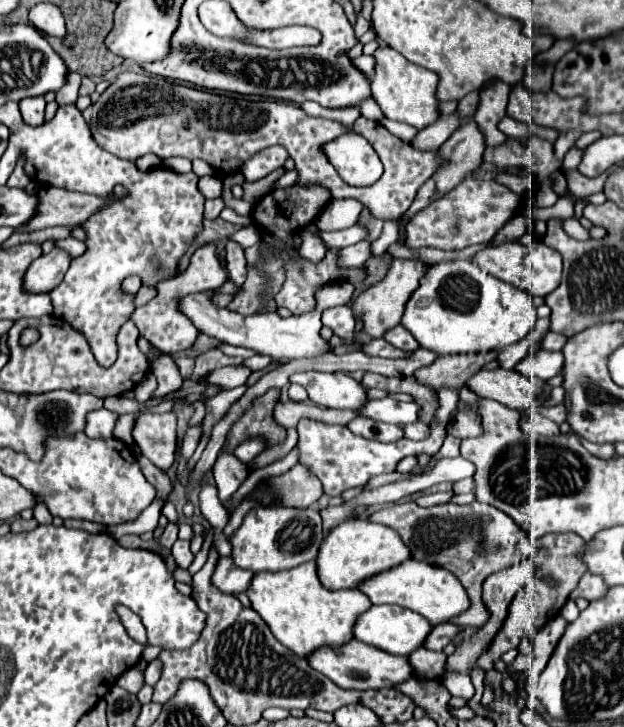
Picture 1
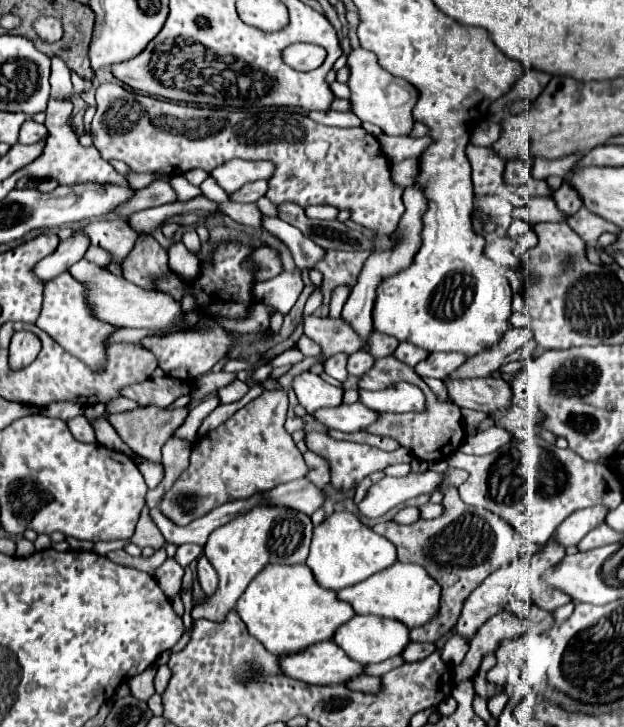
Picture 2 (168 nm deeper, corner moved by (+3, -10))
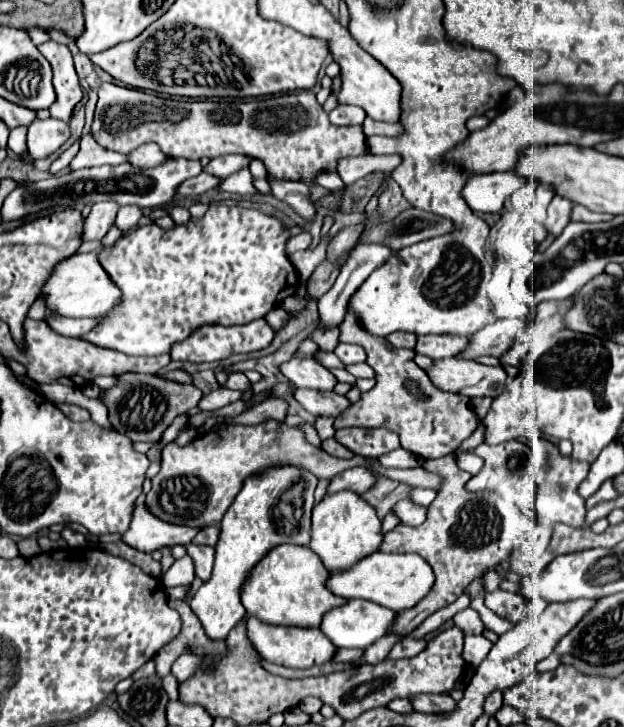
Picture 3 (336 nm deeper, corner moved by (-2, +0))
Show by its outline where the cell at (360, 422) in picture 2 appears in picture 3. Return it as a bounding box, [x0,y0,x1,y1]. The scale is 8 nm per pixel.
[292,388,350,418]

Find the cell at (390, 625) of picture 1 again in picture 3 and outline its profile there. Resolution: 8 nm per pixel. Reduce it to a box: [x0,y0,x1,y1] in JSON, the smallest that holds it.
[318,600,394,650]

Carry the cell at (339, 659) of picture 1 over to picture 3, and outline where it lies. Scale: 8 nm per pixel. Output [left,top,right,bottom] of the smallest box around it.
[244,614,336,668]

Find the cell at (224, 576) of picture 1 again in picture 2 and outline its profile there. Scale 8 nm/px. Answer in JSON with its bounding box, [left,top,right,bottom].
[197,556,219,596]

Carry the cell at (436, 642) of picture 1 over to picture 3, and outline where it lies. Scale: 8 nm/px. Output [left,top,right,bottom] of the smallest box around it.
[388,636,426,660]

